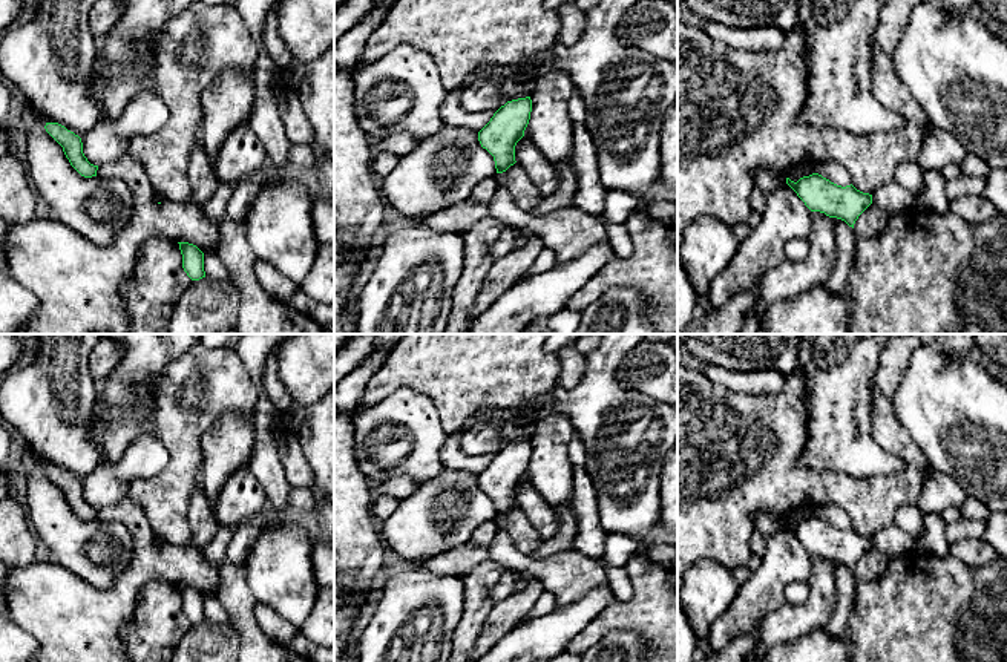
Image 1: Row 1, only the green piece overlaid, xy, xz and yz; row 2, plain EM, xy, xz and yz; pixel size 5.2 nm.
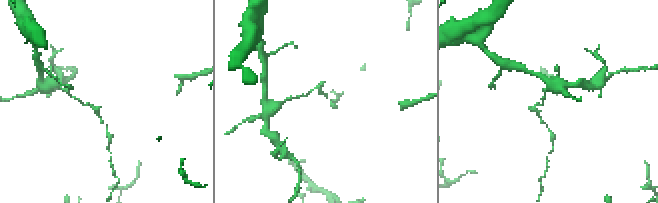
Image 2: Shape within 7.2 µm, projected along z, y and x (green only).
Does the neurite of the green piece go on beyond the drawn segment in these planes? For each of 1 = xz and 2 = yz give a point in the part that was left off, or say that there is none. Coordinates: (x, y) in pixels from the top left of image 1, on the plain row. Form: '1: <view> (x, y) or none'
1: none
2: none

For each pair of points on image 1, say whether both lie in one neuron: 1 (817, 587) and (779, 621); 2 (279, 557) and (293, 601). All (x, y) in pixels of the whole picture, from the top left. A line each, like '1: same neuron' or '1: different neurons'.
1: same neuron
2: same neuron

